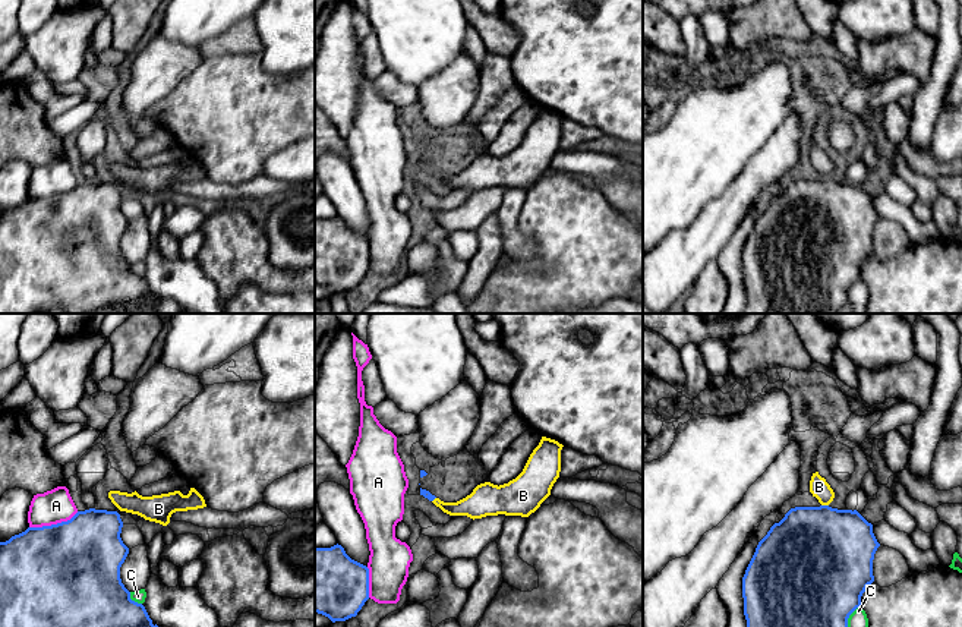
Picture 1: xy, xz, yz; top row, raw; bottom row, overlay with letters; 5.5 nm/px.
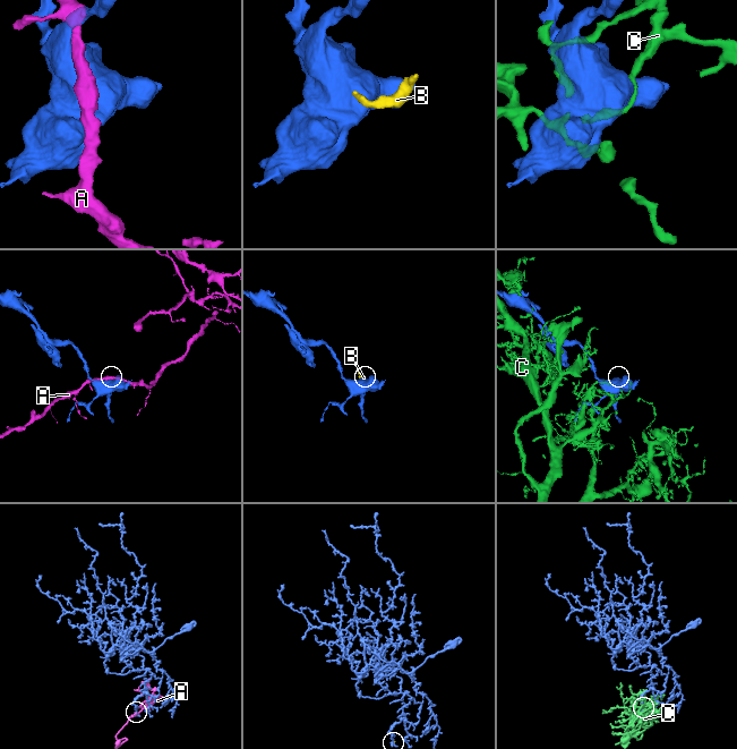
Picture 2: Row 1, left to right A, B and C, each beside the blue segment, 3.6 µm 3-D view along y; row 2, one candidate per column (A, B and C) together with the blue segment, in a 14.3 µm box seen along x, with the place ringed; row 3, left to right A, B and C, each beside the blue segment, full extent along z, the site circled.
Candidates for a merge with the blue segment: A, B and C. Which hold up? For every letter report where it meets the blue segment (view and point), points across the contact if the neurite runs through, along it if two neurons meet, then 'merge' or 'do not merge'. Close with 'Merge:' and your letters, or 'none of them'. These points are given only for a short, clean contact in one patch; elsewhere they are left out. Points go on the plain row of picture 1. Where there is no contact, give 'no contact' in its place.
A: contact xy (53, 197); do not merge
B: contact yz (825, 177); border yz (822, 176), (828, 177); do not merge
C: contact yz (848, 289); do not merge
Merge: none of them

